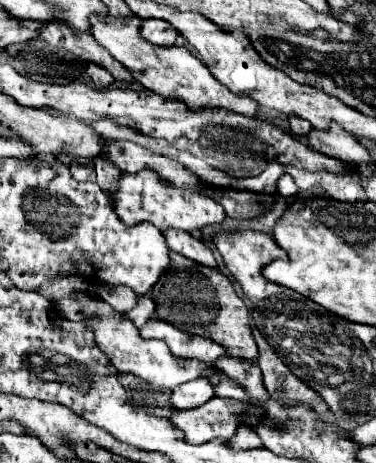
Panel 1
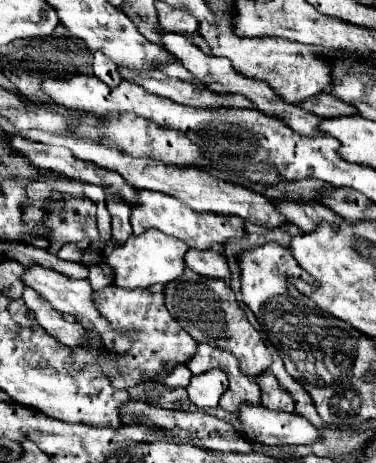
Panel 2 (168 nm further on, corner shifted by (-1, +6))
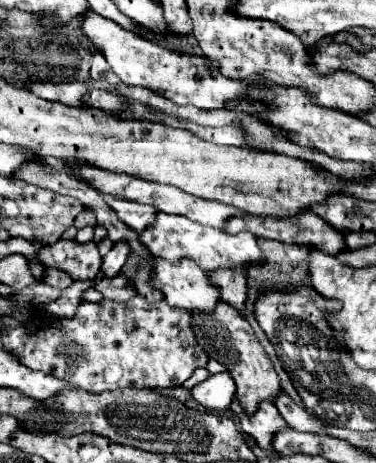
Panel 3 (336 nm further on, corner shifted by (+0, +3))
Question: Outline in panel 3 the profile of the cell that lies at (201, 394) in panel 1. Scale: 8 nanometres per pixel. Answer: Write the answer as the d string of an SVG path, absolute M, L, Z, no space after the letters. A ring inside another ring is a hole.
M227 371L215 373L209 379L205 379L203 383L197 383L191 389L191 395L201 407L223 413L231 405L231 399L235 395L235 383Z

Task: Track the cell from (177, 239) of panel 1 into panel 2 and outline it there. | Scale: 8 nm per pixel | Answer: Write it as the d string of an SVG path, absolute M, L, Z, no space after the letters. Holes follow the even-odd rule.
M188 250L186 264L190 270L194 270L196 274L200 274L204 278L220 278L220 280L230 278L230 268L228 268L226 258L214 250L210 250L210 252Z

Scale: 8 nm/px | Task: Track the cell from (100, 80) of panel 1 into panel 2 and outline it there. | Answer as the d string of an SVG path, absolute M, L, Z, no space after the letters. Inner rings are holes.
M96 52L94 56L94 76L104 84L108 84L110 88L116 88L122 82L118 66L110 58L106 58L102 52Z

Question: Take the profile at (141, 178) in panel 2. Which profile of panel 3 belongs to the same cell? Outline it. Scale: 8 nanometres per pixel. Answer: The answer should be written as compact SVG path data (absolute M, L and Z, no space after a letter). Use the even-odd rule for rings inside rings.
M301 211L301 215L297 215L297 219L265 219L265 215L249 215L243 213L239 217L233 219L225 219L225 227L221 227L225 233L239 233L239 231L249 231L257 237L267 237L267 239L279 239L285 243L305 243L305 245L315 245L321 251L329 253L329 255L337 255L341 249L345 249L345 239L343 239L343 231L333 229L327 221L323 221L319 215L315 215L313 211Z

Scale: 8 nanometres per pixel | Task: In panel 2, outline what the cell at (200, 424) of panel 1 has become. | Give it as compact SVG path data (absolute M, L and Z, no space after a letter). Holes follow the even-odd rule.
M242 404L238 426L252 442L264 446L310 446L320 442L320 432L300 414L268 410L264 406Z

